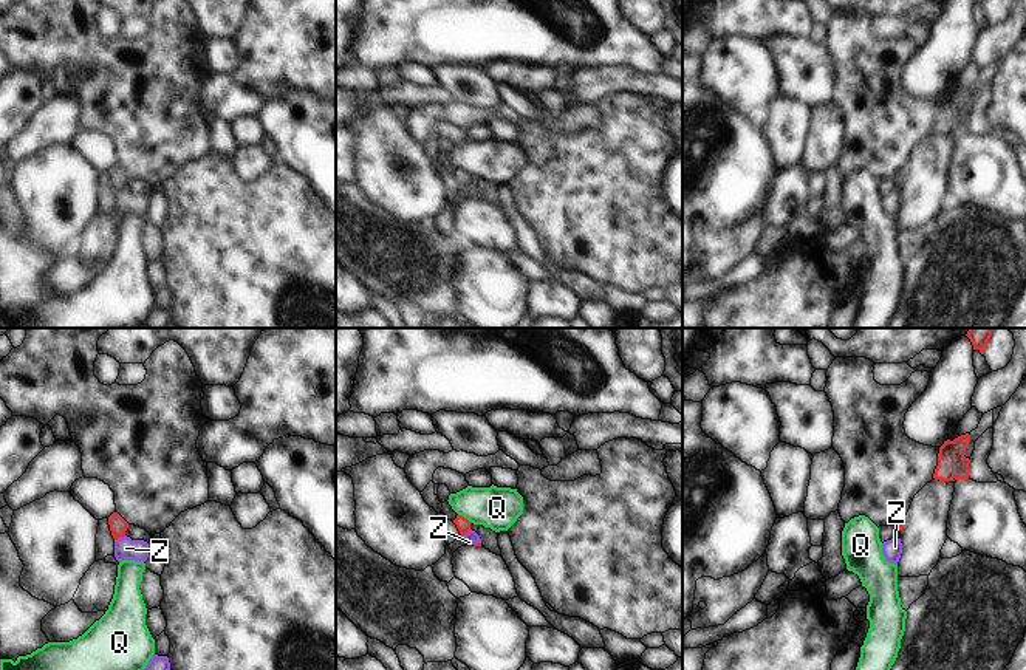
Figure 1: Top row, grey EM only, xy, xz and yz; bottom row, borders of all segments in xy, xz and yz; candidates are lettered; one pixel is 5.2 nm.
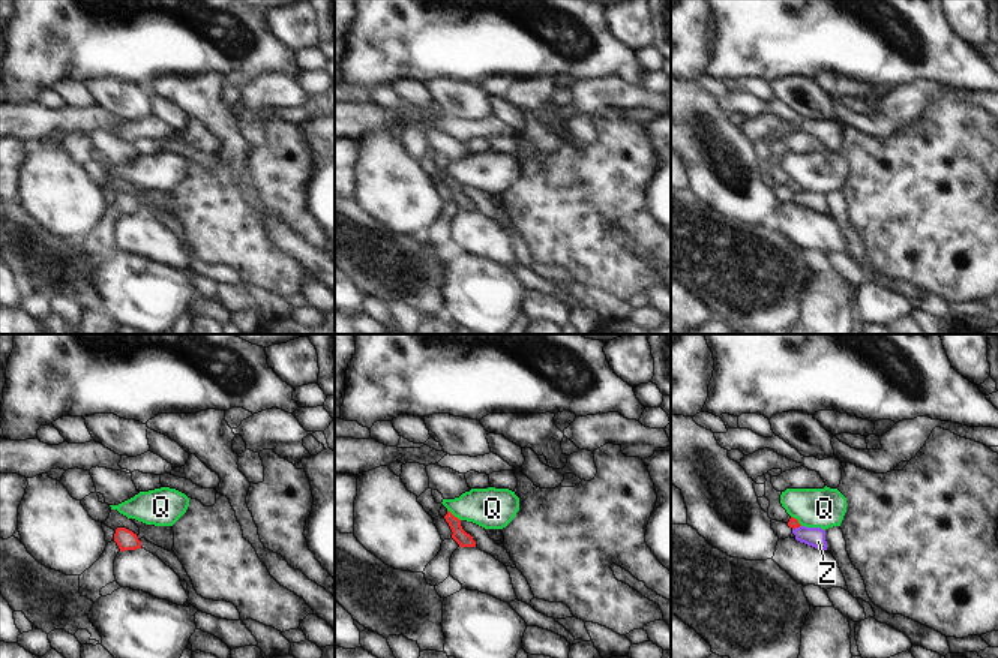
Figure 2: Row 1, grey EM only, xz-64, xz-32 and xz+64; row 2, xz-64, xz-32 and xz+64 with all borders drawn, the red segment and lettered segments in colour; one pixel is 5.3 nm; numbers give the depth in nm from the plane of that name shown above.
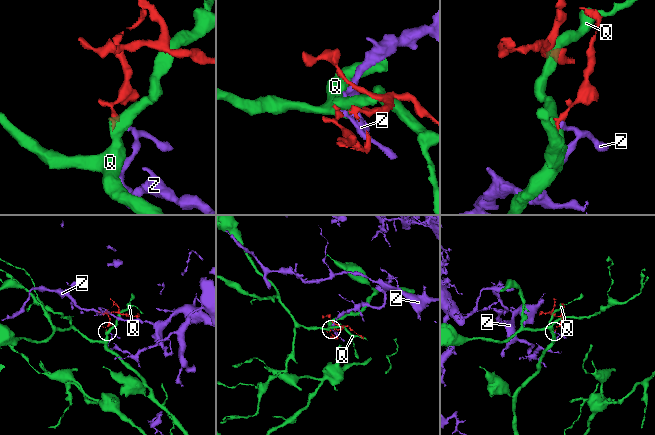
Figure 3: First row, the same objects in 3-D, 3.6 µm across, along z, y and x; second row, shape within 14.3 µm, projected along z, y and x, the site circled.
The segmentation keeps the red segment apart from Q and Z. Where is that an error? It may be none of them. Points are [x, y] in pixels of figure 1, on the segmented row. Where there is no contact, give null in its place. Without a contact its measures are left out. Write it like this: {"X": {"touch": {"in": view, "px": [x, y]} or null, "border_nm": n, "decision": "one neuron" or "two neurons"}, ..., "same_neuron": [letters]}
{"Q": {"touch": {"in": "xz", "px": [463, 517]}, "border_nm": 80, "decision": "two neurons"}, "Z": {"touch": {"in": "xy", "px": [119, 537]}, "border_nm": 70, "decision": "two neurons"}, "same_neuron": []}

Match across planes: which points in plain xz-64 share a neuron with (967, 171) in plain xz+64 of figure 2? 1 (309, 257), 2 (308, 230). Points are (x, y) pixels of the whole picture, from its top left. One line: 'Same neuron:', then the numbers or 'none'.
Same neuron: 2

